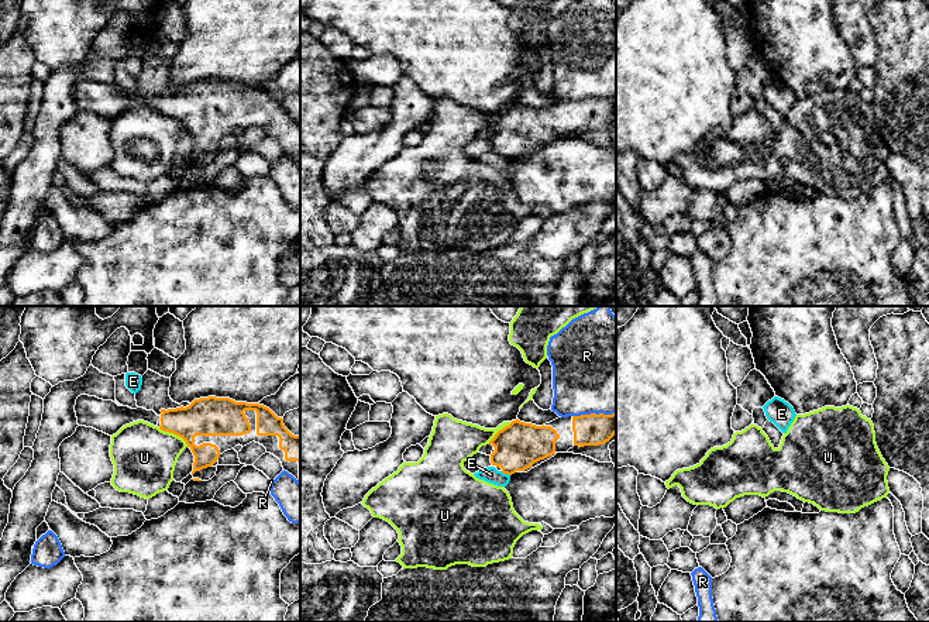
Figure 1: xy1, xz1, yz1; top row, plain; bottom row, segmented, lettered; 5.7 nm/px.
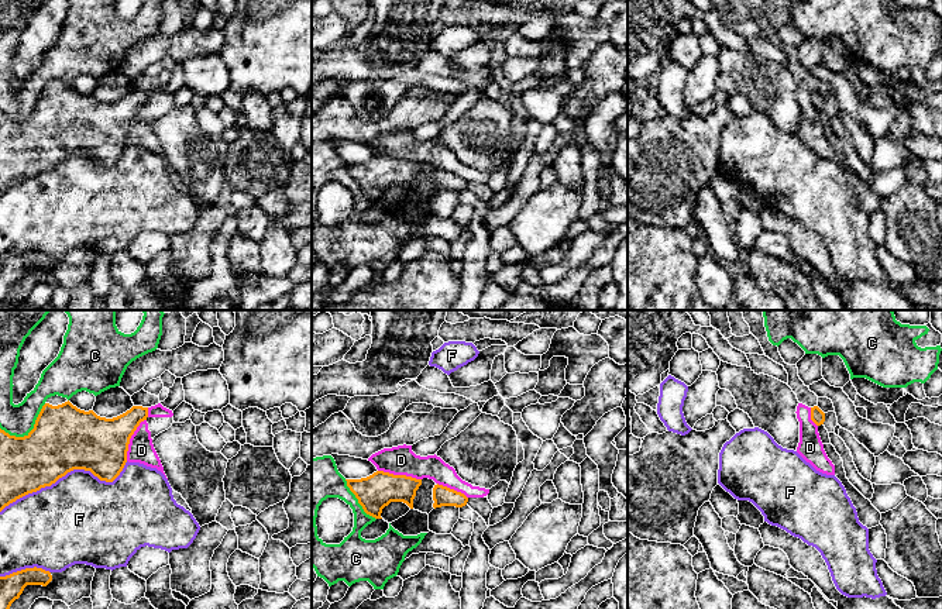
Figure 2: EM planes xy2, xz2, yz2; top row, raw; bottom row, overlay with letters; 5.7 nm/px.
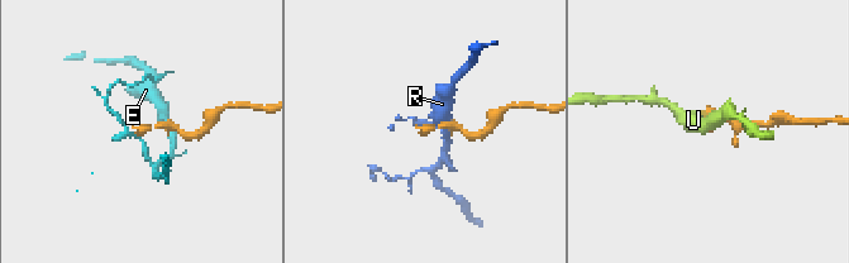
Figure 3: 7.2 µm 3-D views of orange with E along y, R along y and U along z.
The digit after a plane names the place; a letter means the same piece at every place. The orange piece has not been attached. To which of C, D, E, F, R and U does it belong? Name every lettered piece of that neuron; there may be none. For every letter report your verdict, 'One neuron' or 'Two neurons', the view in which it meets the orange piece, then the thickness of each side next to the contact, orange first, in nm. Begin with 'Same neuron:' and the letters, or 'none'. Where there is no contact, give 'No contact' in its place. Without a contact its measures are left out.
Same neuron: none
C: Two neurons. Touches orange in xy2. Thickness 360 nm (orange) against 180 nm
D: Two neurons. Touches orange in xy2. Thickness 320 nm (orange) against 150 nm
E: Two neurons. Touches orange in xz1. Thickness 260 nm (orange) against 90 nm
F: Two neurons. Touches orange in xy2. Thickness 360 nm (orange) against 460 nm
R: Two neurons. Touches orange in xz1. Thickness 180 nm (orange) against 500 nm
U: Two neurons. Touches orange in xy1. Thickness 220 nm (orange) against 360 nm

